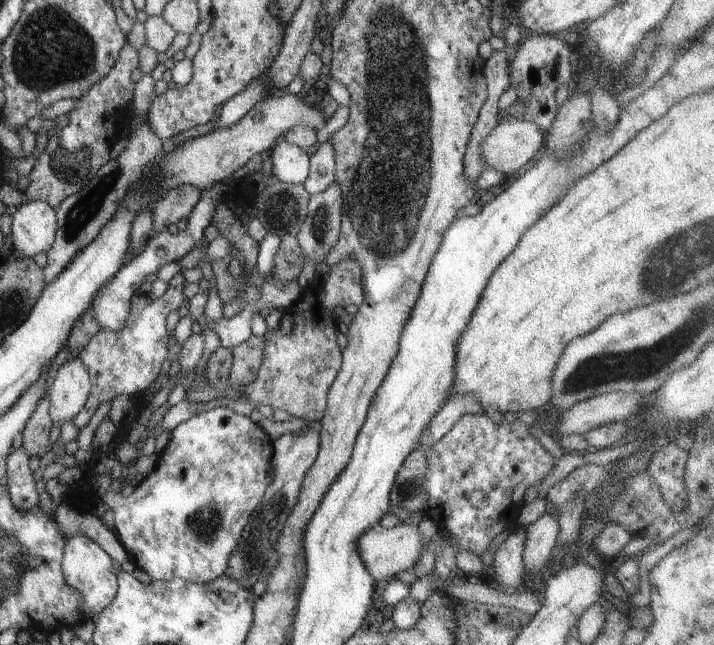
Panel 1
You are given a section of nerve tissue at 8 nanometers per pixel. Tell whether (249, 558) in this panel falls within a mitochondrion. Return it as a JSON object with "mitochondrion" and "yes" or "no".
{"mitochondrion":"yes"}

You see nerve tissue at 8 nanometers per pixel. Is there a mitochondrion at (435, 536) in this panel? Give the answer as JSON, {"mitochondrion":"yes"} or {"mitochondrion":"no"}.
{"mitochondrion":"no"}

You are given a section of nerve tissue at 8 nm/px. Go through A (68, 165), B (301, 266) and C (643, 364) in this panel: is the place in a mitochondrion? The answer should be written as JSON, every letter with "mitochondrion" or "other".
{"A":"mitochondrion","B":"other","C":"mitochondrion"}

